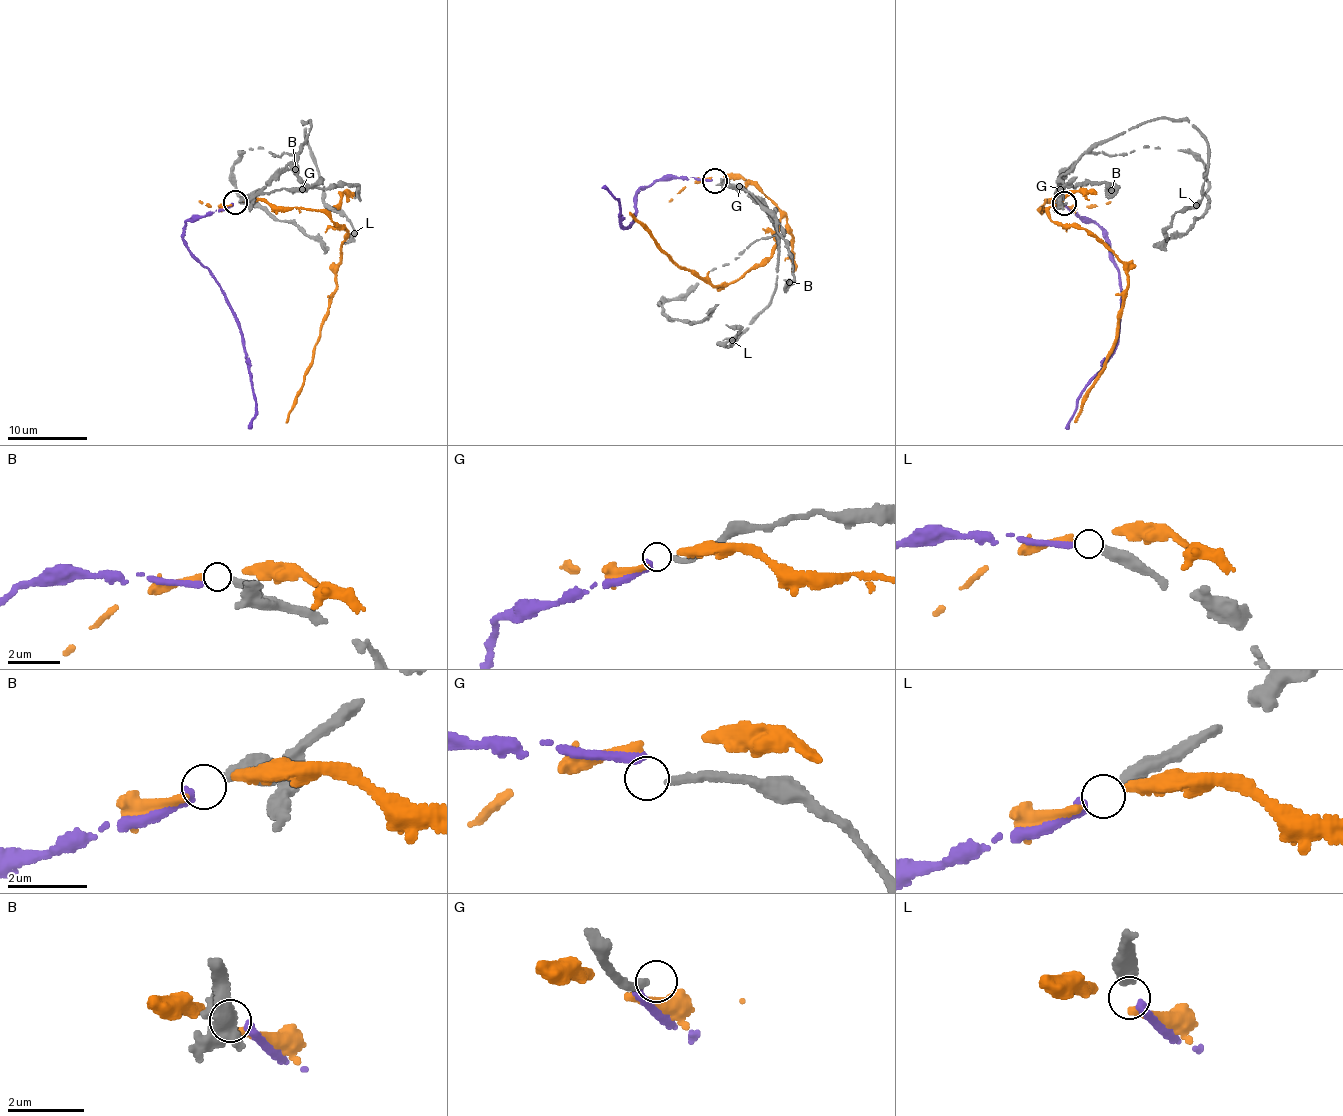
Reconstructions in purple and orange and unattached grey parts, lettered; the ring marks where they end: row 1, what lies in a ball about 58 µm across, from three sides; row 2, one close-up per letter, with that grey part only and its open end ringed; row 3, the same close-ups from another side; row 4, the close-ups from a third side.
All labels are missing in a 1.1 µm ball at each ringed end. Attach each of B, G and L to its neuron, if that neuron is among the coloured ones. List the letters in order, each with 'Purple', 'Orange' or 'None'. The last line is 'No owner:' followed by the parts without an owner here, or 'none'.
B: None
G: None
L: Purple
No owner: B, G

